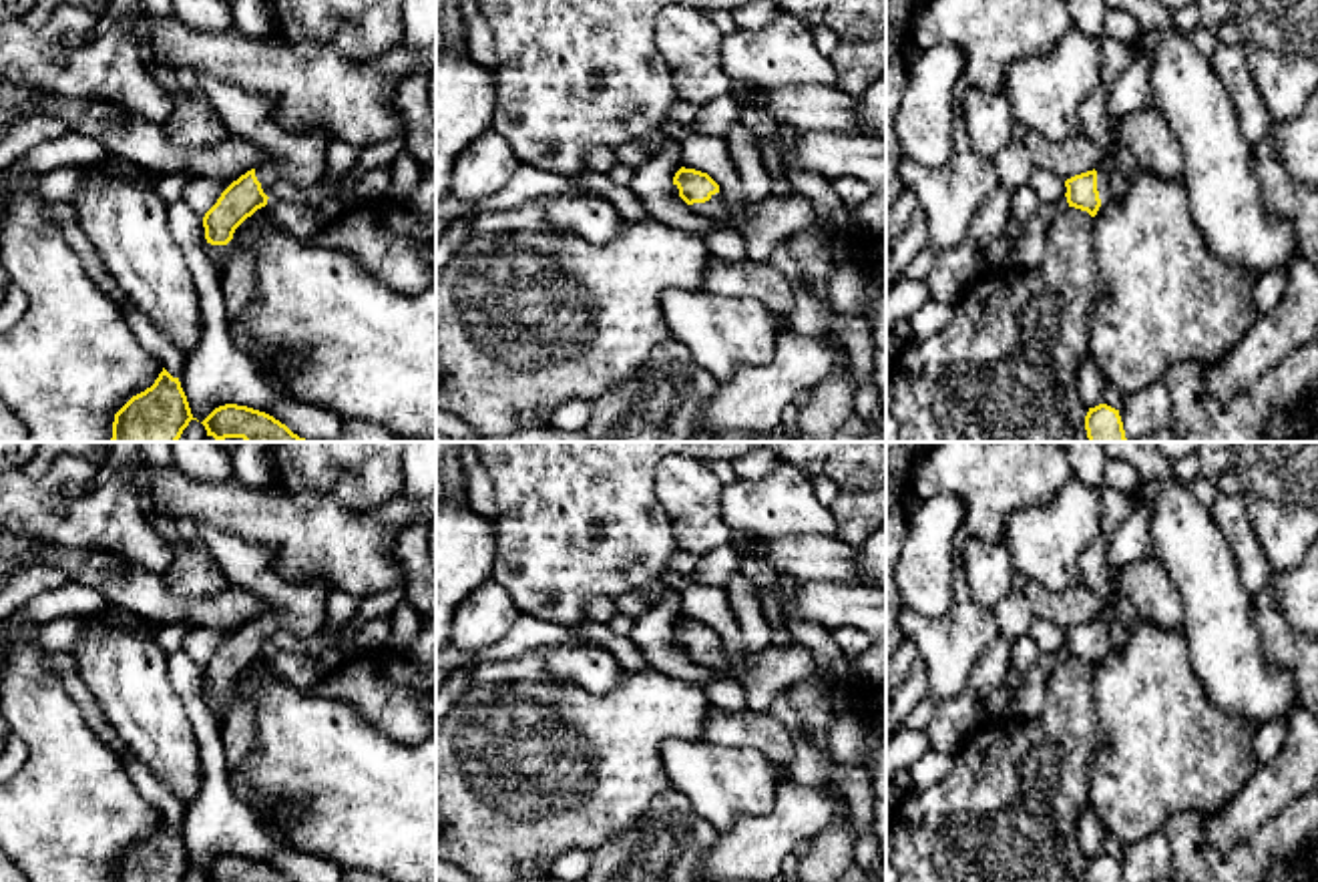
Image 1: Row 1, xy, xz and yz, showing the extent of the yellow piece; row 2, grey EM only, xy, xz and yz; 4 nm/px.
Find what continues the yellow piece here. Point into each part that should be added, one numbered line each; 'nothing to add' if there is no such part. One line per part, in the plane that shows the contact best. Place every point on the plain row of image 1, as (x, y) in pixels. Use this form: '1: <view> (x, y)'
1: yz (1104, 637)

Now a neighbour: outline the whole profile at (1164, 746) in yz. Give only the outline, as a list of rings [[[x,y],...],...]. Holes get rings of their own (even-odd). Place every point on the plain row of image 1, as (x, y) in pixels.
[[[1137,621],[1121,651],[1107,651],[1093,667],[1093,711],[1099,727],[1099,747],[1085,767],[1089,806],[1095,810],[1105,834],[1129,846],[1161,830],[1171,814],[1199,810],[1207,816],[1222,810],[1252,778],[1252,757],[1258,725],[1220,711],[1189,665],[1183,631],[1165,631],[1153,623]]]

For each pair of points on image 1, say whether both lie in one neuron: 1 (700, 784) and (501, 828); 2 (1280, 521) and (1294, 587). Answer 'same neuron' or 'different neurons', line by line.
1: different neurons
2: different neurons

